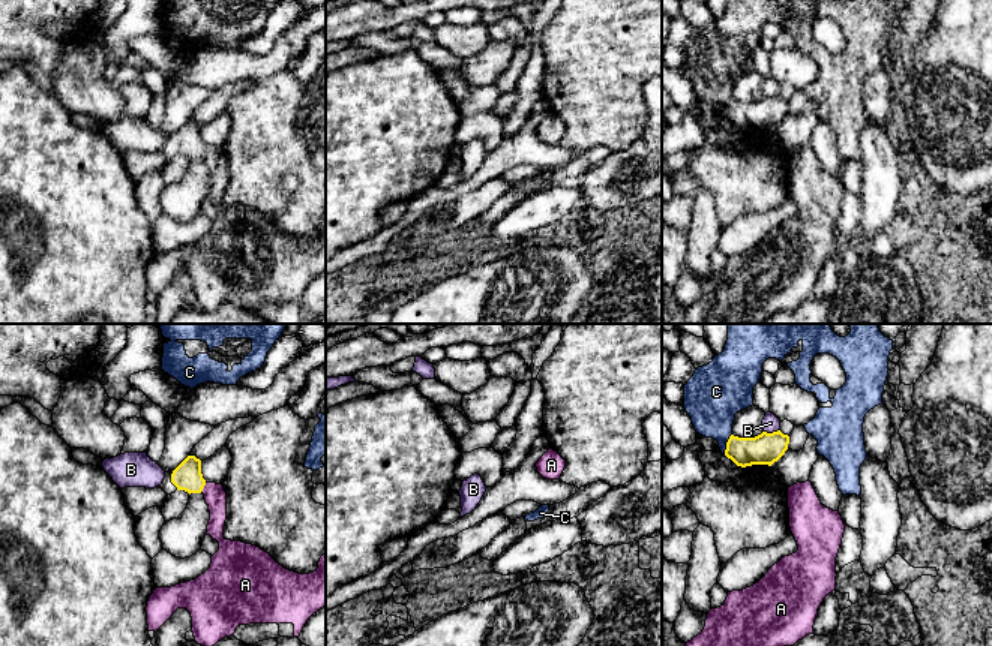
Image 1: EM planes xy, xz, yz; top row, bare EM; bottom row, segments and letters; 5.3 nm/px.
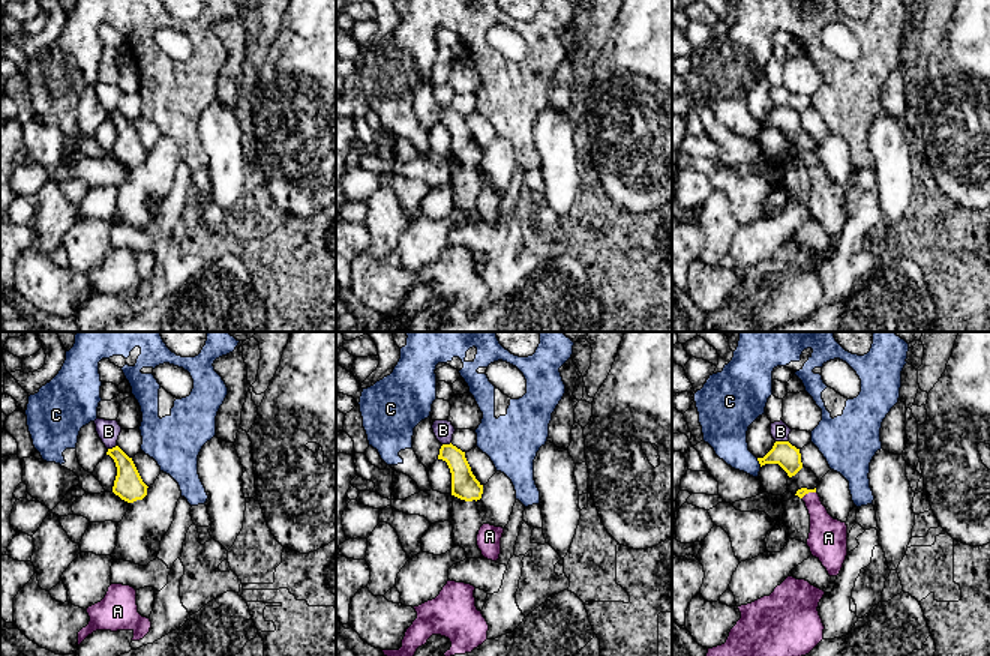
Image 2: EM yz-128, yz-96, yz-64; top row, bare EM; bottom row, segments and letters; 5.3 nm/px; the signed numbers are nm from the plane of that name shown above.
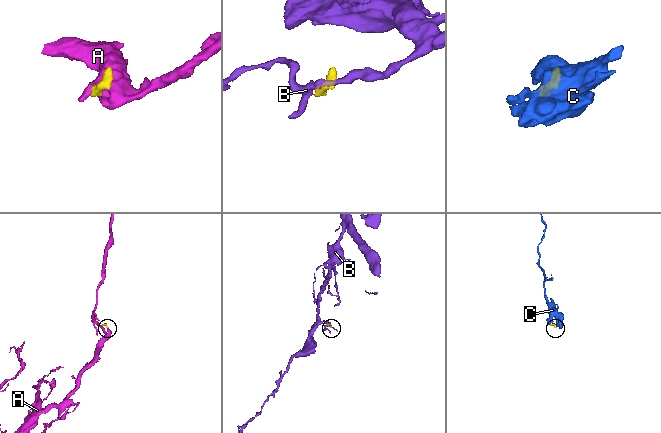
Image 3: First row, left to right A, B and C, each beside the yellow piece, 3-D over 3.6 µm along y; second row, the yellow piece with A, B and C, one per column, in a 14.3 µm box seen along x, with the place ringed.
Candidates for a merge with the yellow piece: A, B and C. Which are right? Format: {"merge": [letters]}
{"merge": ["A"]}

